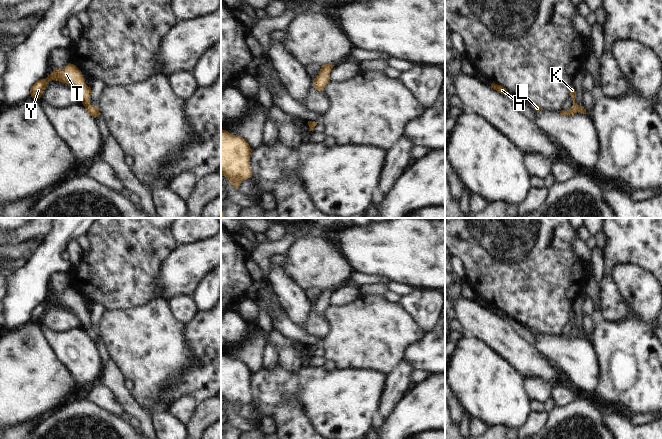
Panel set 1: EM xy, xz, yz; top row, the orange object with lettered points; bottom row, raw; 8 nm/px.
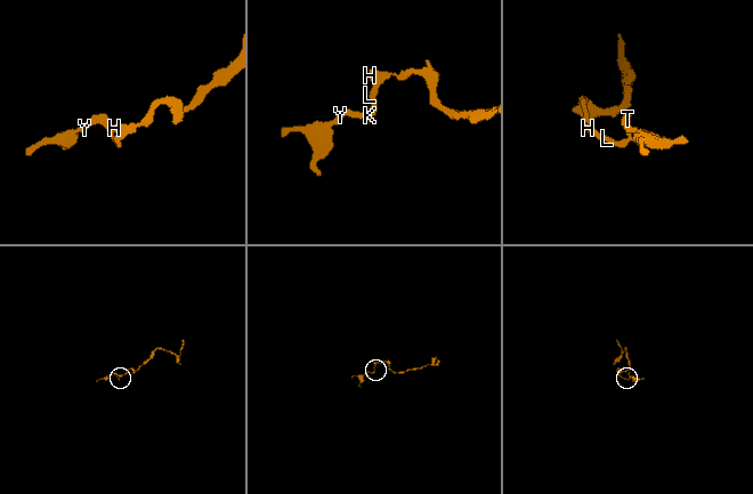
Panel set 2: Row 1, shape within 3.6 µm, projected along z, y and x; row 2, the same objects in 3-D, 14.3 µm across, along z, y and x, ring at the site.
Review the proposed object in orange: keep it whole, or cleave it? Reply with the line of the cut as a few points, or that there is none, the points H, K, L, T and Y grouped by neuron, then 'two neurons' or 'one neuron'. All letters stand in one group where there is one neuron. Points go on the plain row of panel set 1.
cut none; groups H K L T Y; one neuron

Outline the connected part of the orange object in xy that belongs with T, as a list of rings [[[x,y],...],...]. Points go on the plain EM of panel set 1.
[[[69,287],[63,293],[53,291],[53,296],[46,303],[38,304],[31,312],[30,318],[34,323],[40,323],[49,305],[55,304],[70,309],[80,320],[87,337],[96,342],[100,339],[99,333],[90,328],[91,312],[85,307],[82,296],[76,289]]]

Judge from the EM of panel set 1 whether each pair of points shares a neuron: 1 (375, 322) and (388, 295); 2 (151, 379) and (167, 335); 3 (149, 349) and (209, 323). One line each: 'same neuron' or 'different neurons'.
1: different neurons
2: same neuron
3: different neurons

